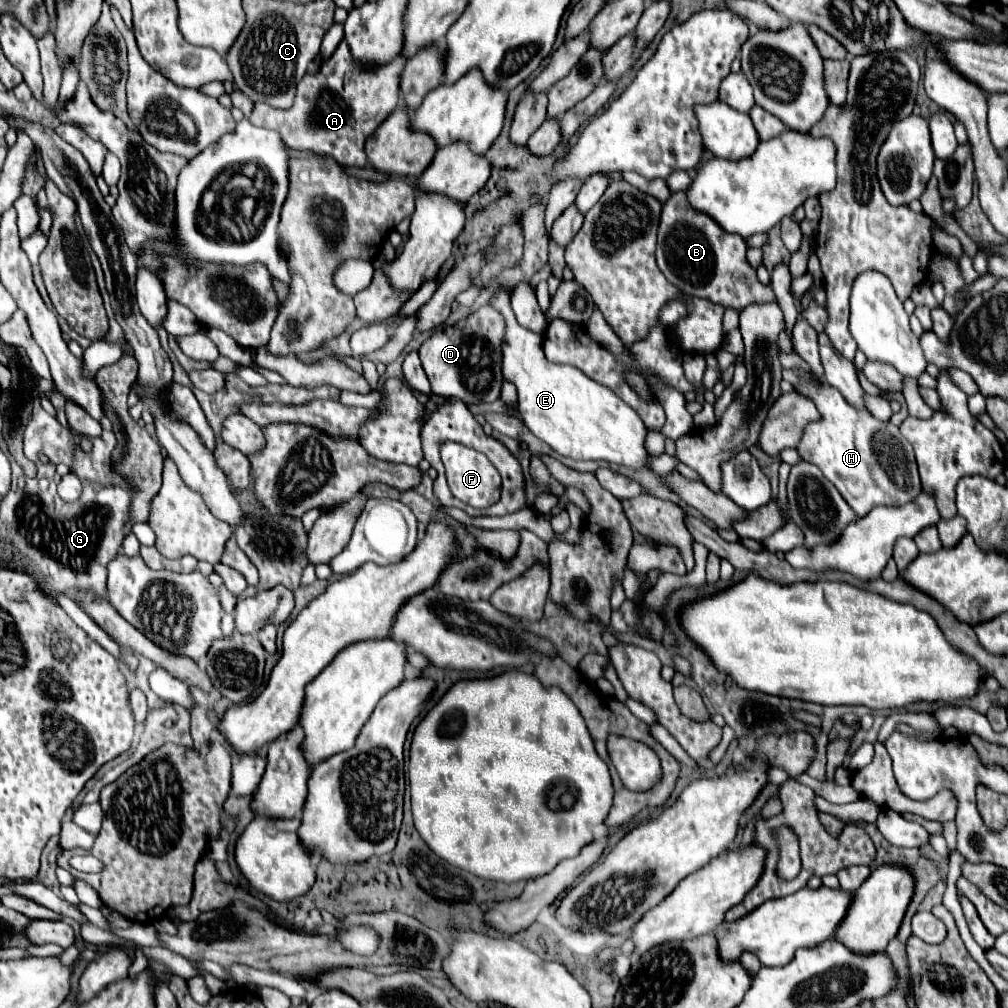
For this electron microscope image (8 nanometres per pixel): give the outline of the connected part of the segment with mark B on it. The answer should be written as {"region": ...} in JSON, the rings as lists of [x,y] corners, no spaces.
{"region":[[[673,193],[661,213],[659,233],[657,233],[657,267],[681,293],[691,297],[703,297],[723,307],[733,307],[741,313],[751,303],[777,303],[770,285],[757,281],[756,270],[747,263],[747,244],[739,235],[721,233],[709,217],[693,213],[685,205],[685,193]]]}

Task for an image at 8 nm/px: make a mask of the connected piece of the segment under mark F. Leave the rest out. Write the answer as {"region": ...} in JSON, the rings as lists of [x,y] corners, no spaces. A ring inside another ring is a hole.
{"region":[[[447,441],[441,445],[441,459],[443,459],[445,469],[447,469],[451,493],[457,499],[461,499],[463,503],[467,503],[471,507],[491,507],[499,501],[499,497],[501,497],[501,475],[485,455],[481,455],[481,453],[461,445],[461,443]]]}

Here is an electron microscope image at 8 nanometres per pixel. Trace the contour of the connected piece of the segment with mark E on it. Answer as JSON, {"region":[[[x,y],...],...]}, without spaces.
{"region":[[[499,289],[489,305],[505,319],[505,335],[501,339],[501,371],[503,381],[517,387],[519,415],[527,429],[553,447],[557,453],[573,459],[611,461],[631,469],[643,469],[647,451],[643,447],[647,427],[611,389],[597,385],[573,365],[557,365],[547,361],[543,353],[543,335],[521,327],[511,311],[509,293]]]}

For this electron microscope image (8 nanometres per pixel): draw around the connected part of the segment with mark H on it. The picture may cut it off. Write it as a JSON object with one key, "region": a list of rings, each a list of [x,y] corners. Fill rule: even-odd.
{"region":[[[799,383],[793,389],[801,397],[813,401],[821,415],[821,419],[805,425],[797,453],[823,471],[859,517],[865,517],[877,505],[903,505],[919,495],[919,473],[909,473],[915,467],[913,447],[899,433],[899,427],[881,423],[867,411],[855,409],[831,385]]]}

